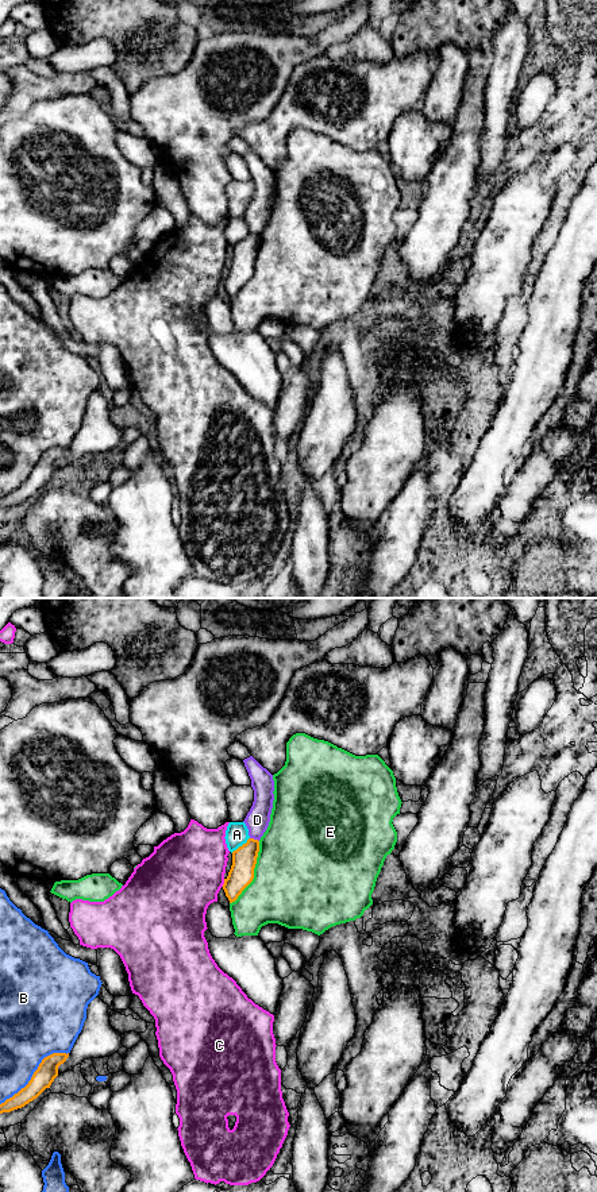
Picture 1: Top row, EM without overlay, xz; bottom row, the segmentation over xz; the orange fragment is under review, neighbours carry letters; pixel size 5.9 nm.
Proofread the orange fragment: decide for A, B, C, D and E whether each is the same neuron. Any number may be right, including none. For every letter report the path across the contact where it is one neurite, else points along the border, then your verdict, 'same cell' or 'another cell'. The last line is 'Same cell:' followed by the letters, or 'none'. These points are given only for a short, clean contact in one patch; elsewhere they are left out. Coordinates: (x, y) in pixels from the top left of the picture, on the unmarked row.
A: another cell
B: another cell
C: another cell
D: along xz (250, 232), (258, 236) | another cell
E: another cell
Same cell: none

